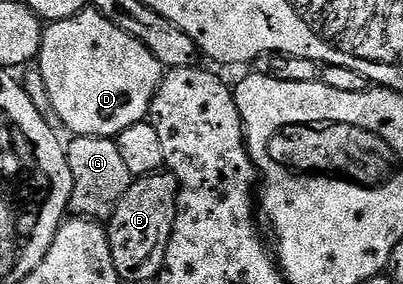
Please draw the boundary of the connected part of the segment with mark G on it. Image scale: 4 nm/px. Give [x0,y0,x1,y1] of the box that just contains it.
[66,135,133,221]

